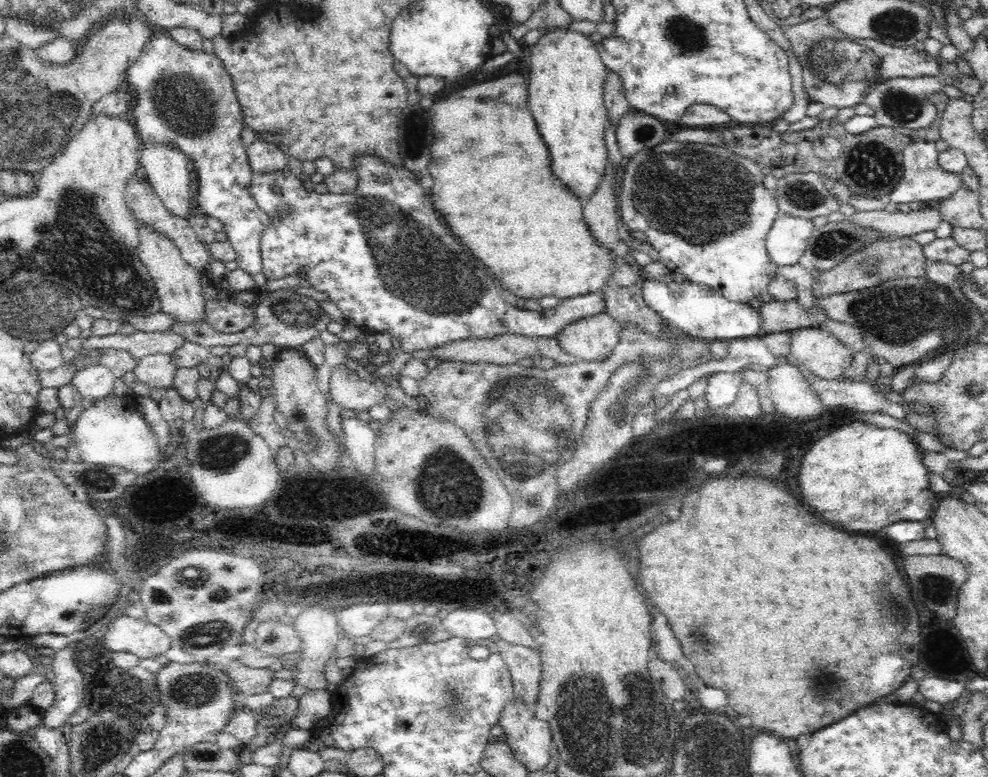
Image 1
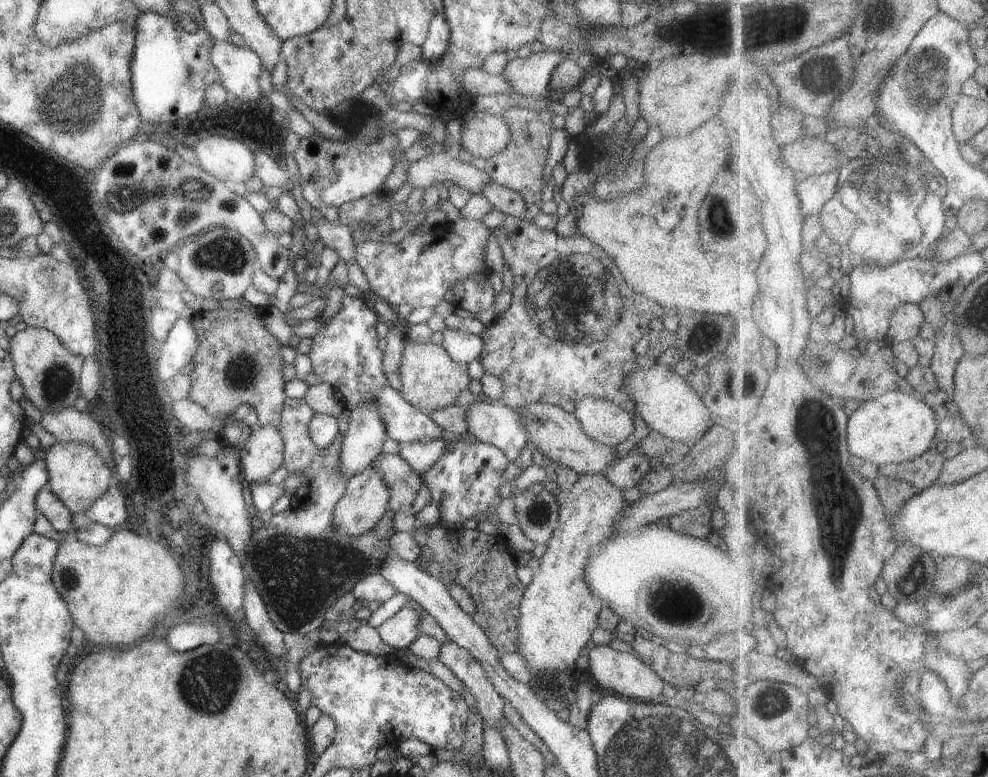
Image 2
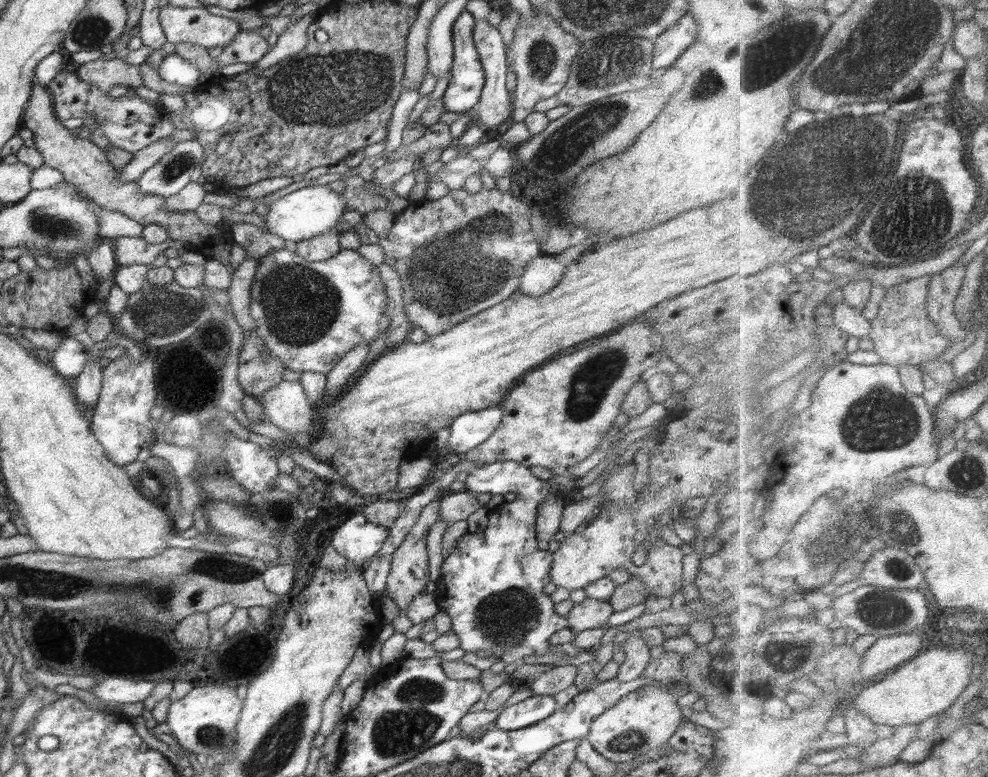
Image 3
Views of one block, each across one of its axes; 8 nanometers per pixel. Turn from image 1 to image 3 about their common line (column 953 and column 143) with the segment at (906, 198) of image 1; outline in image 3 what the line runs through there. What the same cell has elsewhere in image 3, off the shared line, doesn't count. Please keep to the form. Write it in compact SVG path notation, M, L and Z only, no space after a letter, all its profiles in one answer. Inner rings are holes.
M196 139L178 142L137 181L139 192L170 197L183 190L196 168L201 167L204 148Z

